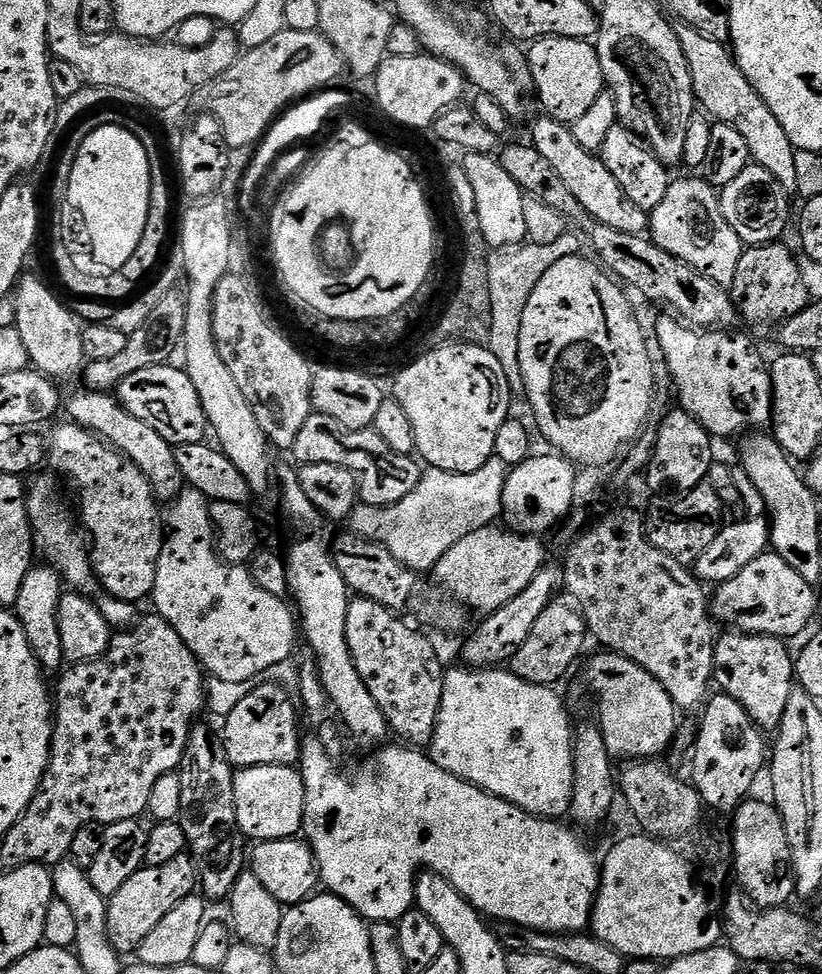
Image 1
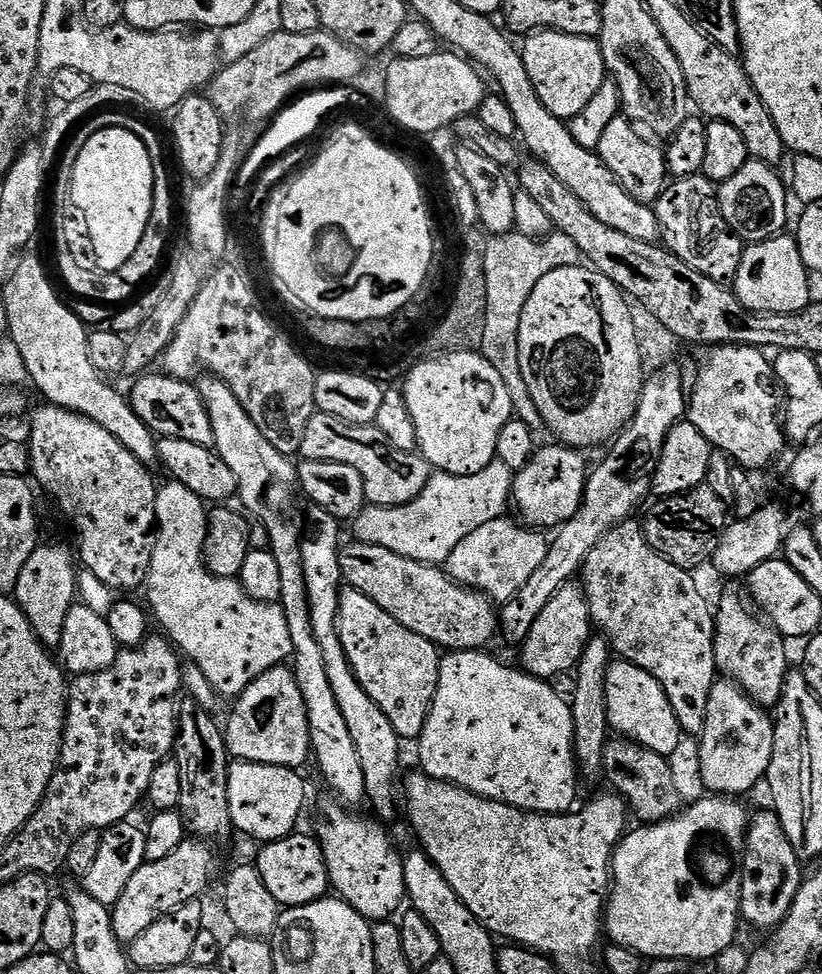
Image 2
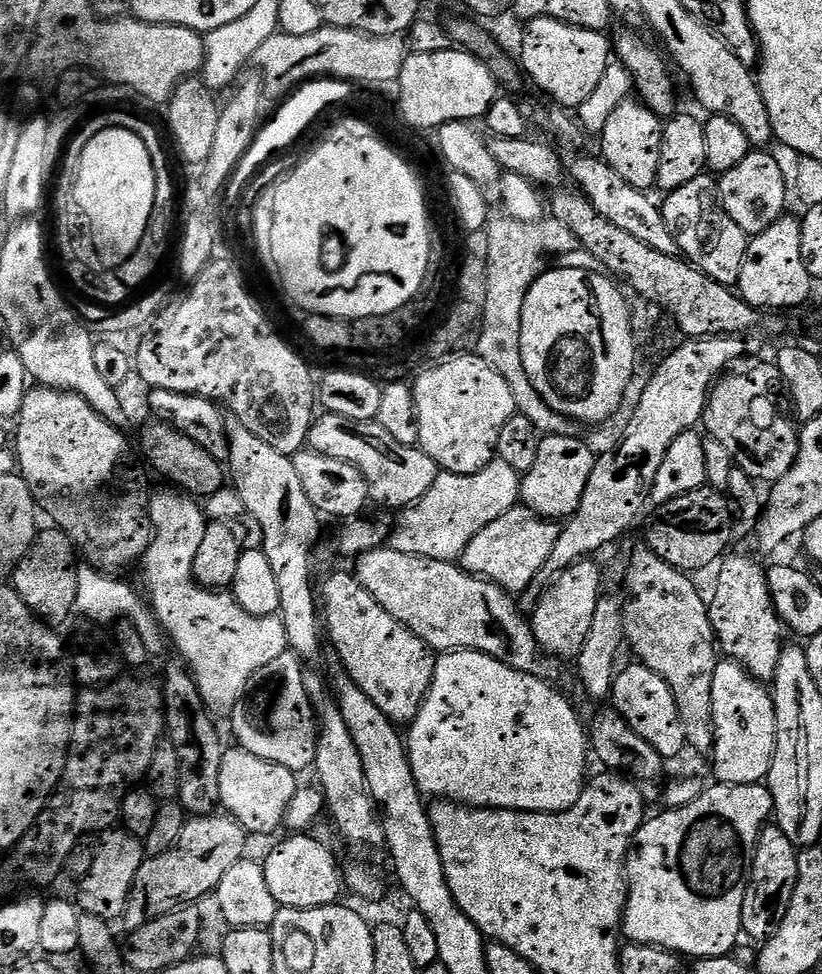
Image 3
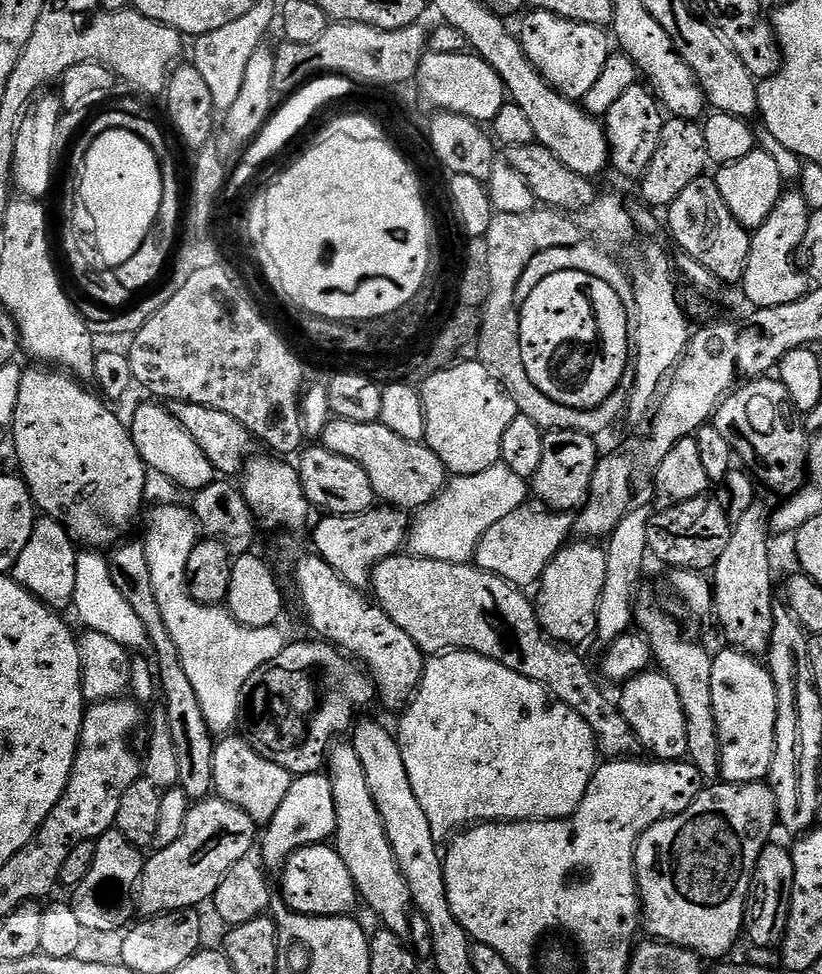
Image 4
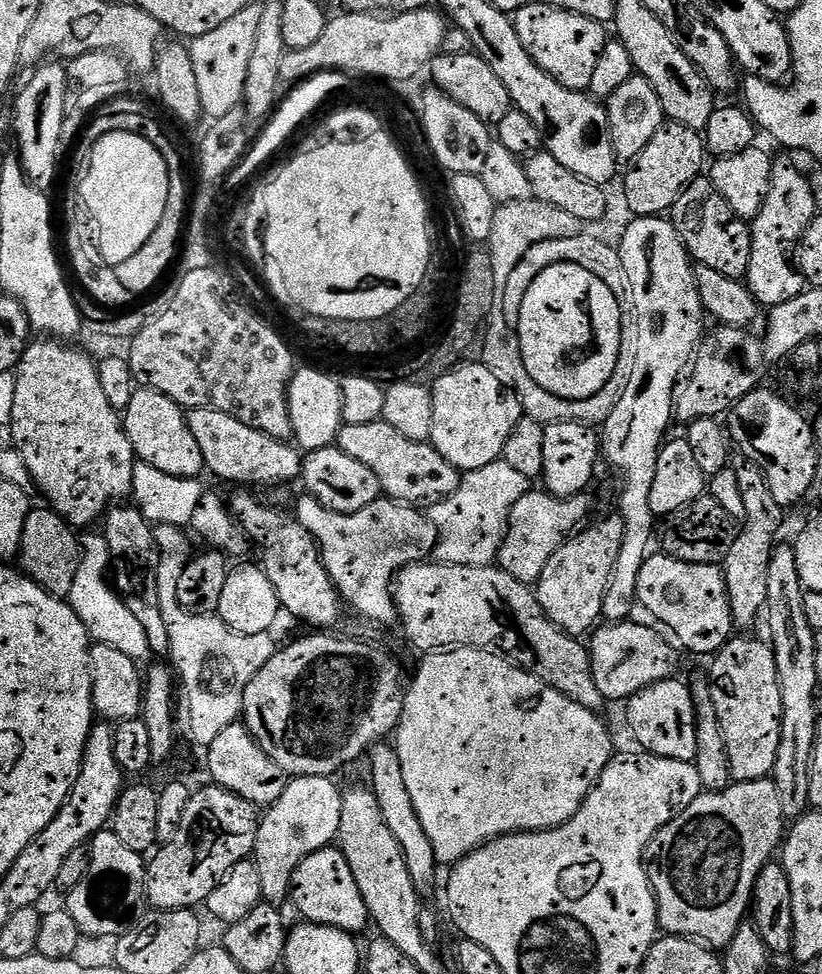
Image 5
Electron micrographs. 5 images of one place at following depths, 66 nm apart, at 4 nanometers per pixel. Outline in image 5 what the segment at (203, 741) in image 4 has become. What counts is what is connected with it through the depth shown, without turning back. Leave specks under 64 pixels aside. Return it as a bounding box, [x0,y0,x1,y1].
[102,502,171,658]

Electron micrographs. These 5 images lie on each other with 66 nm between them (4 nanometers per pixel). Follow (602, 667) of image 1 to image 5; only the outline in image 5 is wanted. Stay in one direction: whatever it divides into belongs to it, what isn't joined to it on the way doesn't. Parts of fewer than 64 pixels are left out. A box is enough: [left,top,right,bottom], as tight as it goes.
[627,678,698,761]

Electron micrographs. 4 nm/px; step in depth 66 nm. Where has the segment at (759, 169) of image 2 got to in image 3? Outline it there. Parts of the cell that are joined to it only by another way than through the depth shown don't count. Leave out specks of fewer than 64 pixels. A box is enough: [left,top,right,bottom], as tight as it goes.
[719,150,790,238]

